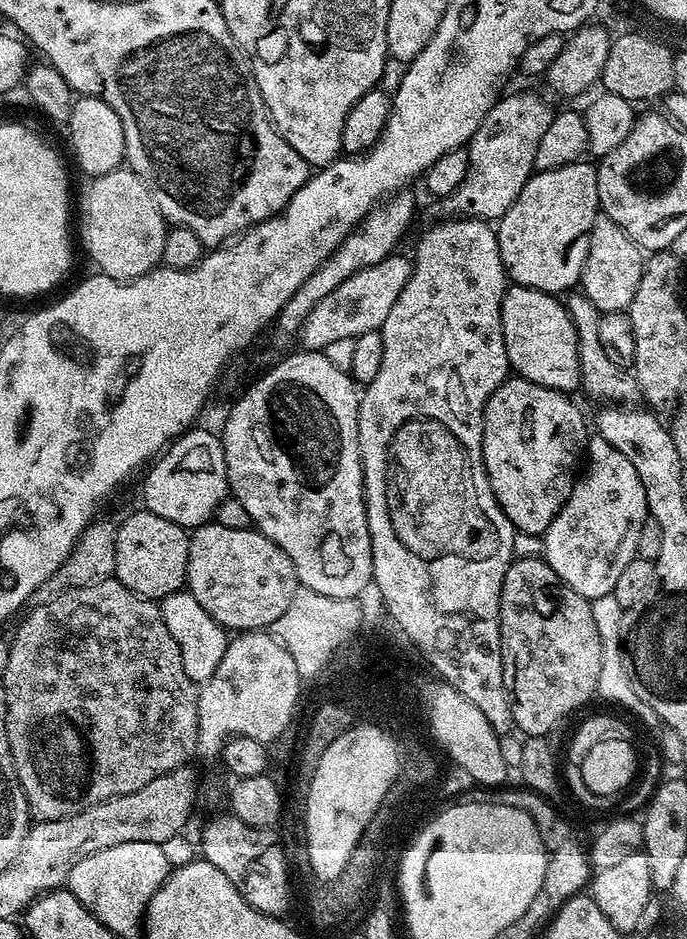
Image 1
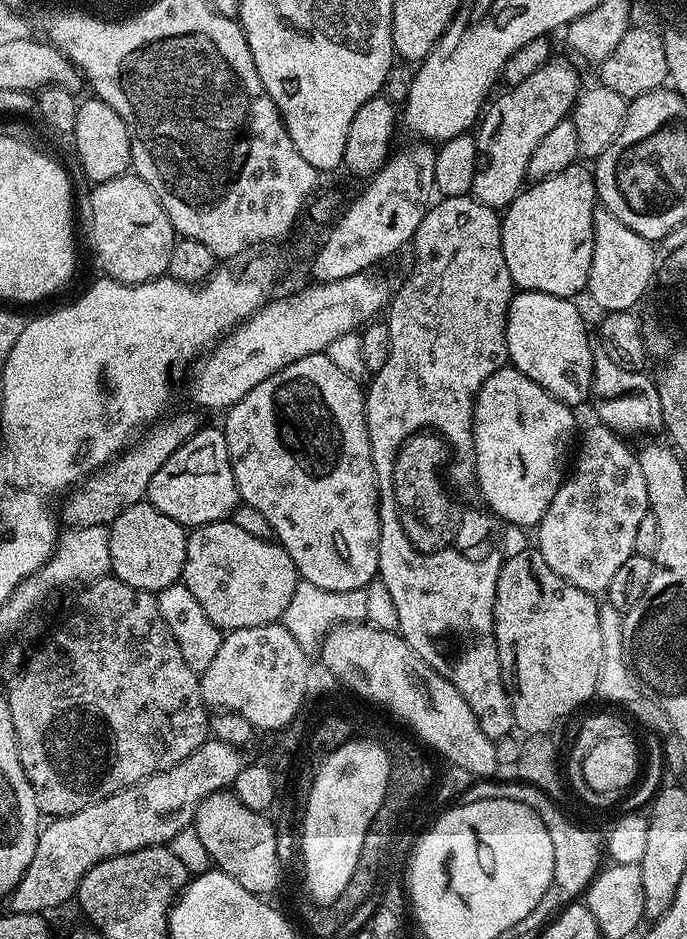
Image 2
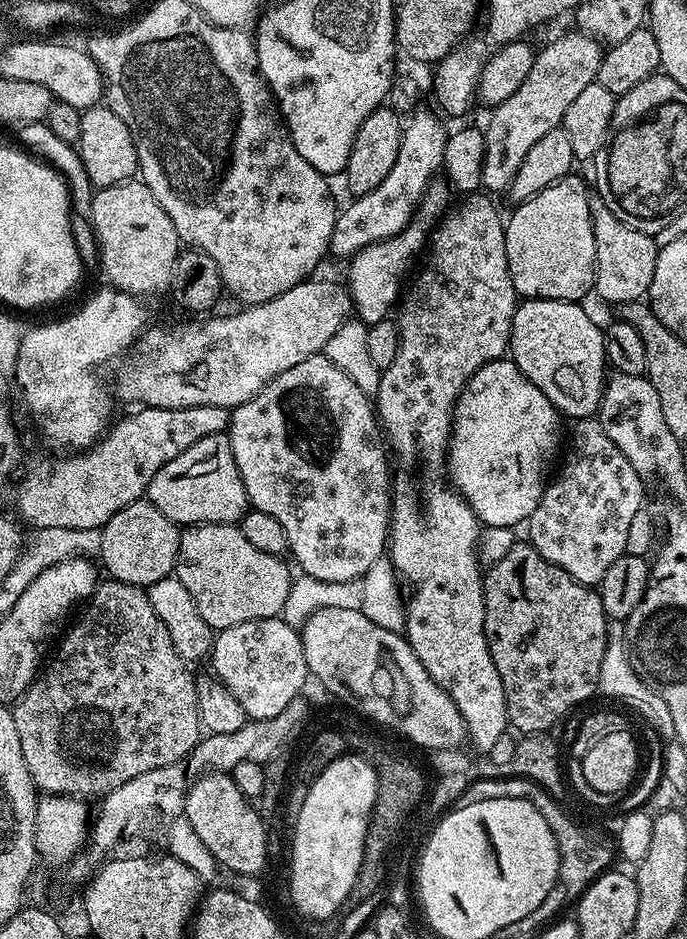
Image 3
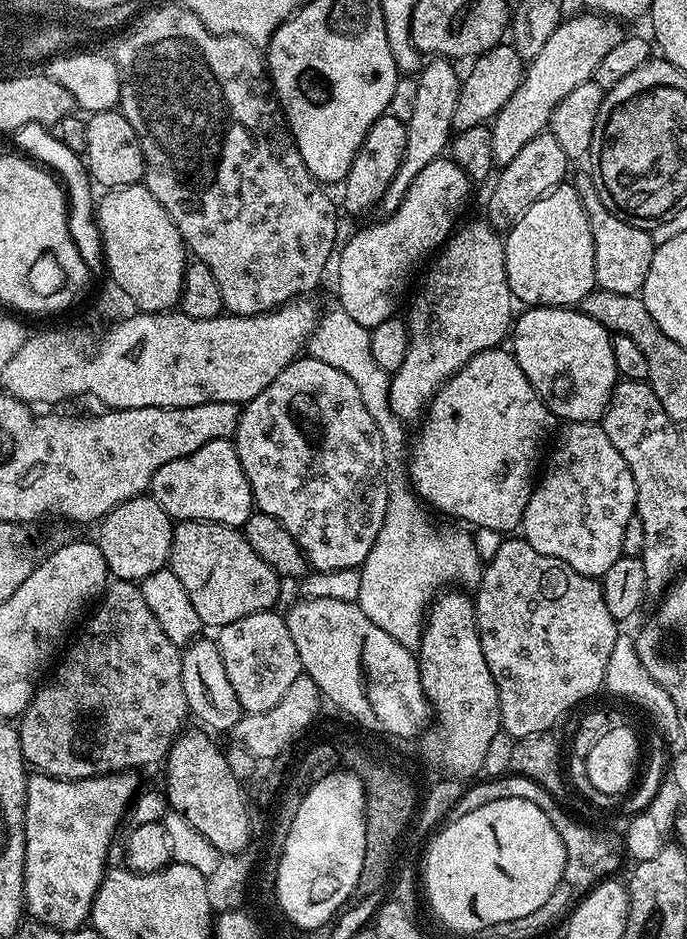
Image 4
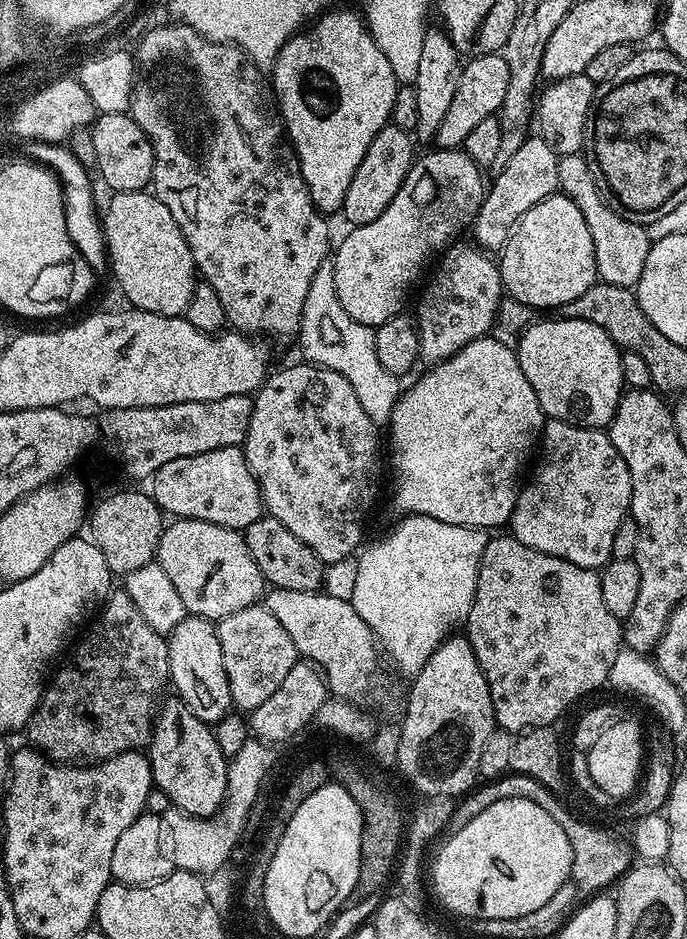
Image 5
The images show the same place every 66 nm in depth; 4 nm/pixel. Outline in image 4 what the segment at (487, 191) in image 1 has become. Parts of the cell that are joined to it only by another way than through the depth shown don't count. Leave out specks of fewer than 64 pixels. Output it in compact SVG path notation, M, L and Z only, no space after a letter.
M599 14L583 15L572 16L569 20L568 17L561 19L559 26L554 30L554 34L550 34L550 38L546 38L546 46L542 46L538 58L527 61L524 78L520 81L518 90L514 90L510 102L506 102L506 106L502 106L502 110L491 121L494 162L497 166L509 164L518 155L518 150L522 150L522 146L526 146L526 142L530 142L530 138L534 138L538 133L545 131L552 123L552 115L558 102L562 102L562 98L566 98L566 94L570 94L570 90L574 90L574 86L582 86L586 81L593 79L596 75L598 62L602 62L604 55L613 46L618 46L618 42L624 40L626 32L625 29L620 29L623 28L621 21Z

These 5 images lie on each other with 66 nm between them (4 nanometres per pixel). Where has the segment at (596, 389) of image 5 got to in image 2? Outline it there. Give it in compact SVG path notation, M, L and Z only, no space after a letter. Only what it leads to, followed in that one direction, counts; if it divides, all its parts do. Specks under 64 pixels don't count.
M517 291L508 303L506 346L511 367L563 404L577 406L592 394L594 340L588 337L583 314L572 304L567 296Z

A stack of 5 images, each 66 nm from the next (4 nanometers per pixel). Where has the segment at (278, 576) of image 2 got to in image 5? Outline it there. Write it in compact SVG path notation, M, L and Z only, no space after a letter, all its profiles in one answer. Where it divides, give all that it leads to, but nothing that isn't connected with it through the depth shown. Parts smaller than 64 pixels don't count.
M173 519L165 527L162 538L158 542L155 563L166 570L174 590L178 590L182 598L182 606L189 616L201 616L207 620L218 622L238 610L246 610L246 606L260 604L266 591L266 581L262 570L258 570L258 562L250 554L250 546L246 546L243 531L218 526L214 522L201 520Z

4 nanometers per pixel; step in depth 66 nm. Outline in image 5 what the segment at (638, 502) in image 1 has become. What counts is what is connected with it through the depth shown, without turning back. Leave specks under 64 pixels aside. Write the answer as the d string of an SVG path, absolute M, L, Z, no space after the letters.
M545 419L544 430L538 441L536 469L532 477L516 495L516 505L510 521L511 535L519 544L574 562L574 566L603 569L612 559L614 534L618 526L629 515L632 507L632 479L622 454L614 450L607 431L599 428L579 428L565 420Z

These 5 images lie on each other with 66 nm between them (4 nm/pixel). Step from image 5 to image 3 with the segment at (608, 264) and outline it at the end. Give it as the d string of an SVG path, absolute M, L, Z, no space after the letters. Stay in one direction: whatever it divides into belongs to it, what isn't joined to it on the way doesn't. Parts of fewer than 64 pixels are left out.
M599 194L589 195L588 201L594 226L594 246L598 250L596 254L595 295L600 295L606 303L613 304L613 306L629 304L635 300L643 301L647 297L650 282L654 278L654 262L658 251L655 239L649 233L634 230L634 226L626 226L626 222L614 218L614 214L606 206L606 202L602 202Z

